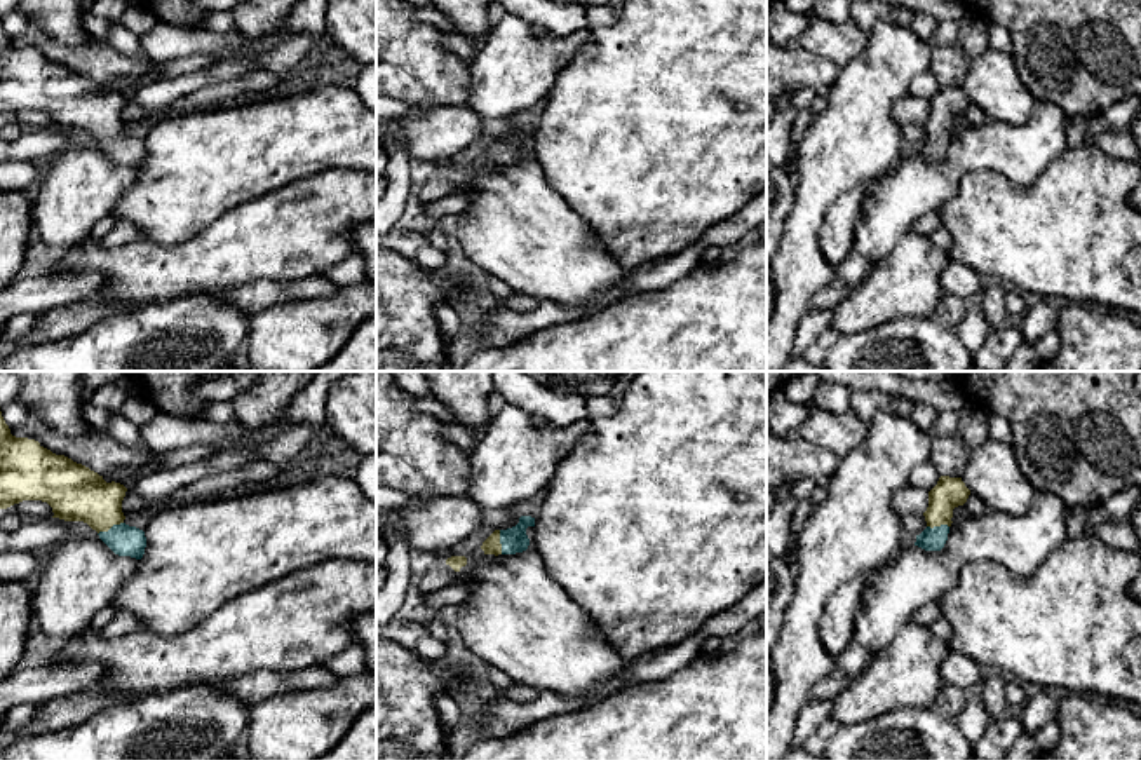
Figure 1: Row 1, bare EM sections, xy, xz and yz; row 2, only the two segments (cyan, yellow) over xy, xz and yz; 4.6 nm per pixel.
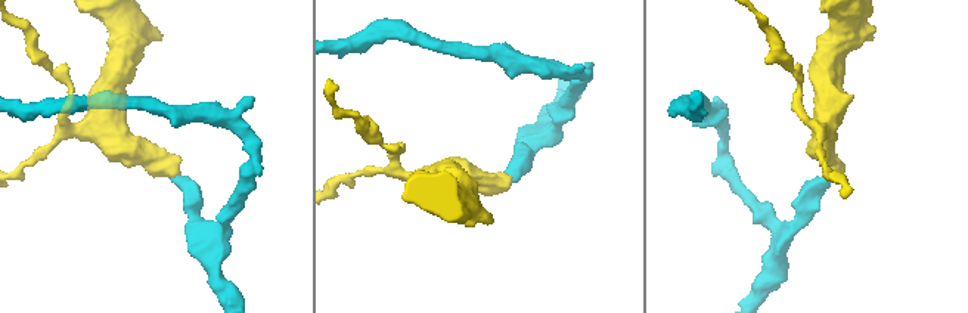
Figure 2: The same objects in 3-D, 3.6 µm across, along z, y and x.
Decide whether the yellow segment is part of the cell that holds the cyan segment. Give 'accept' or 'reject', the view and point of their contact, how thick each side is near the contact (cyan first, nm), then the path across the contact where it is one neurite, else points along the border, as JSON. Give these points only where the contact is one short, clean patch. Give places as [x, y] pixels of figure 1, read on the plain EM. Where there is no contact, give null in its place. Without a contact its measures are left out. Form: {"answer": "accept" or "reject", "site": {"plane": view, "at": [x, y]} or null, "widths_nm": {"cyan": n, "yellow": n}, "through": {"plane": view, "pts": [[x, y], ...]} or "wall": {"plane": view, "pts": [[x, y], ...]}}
{"answer": "accept", "site": {"plane": "xy", "at": [112, 136]}, "widths_nm": {"cyan": 140, "yellow": 260}, "through": {"plane": "xy", "pts": [[126, 150], [112, 136], [75, 103]]}}

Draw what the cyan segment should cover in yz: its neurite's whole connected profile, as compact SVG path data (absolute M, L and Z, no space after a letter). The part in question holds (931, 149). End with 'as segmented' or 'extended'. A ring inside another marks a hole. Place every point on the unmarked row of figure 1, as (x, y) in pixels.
M941 85L928 101L928 117L923 122L927 138L916 145L915 155L925 160L941 160L948 150L953 119L963 115L970 105L962 87Z; extended

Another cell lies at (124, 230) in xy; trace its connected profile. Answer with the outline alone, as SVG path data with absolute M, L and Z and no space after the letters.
M117 220L115 227L99 239L103 246L122 246L143 239L143 230L129 220Z

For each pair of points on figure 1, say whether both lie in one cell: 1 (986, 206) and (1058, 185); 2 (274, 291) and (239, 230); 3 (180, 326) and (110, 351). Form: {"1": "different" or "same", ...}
{"1": "same", "2": "different", "3": "same"}

